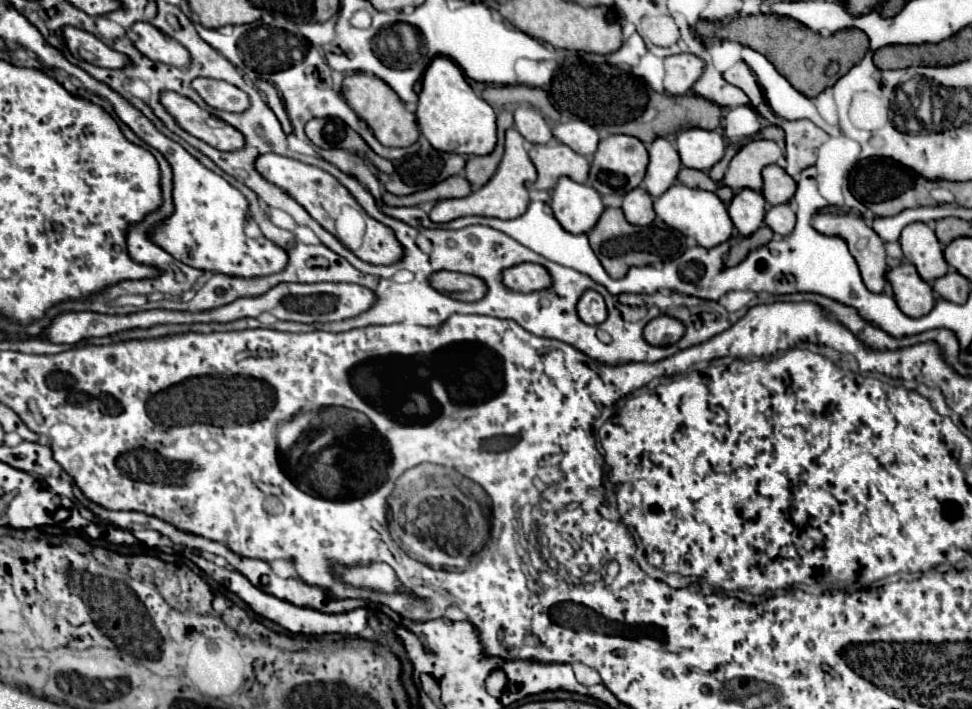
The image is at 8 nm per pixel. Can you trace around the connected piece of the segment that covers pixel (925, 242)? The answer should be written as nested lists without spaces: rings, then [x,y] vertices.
[[[913,222],[903,228],[899,238],[901,250],[909,262],[915,264],[919,276],[927,282],[933,282],[947,274],[949,266],[943,258],[943,248],[935,236],[935,232],[923,224]]]

